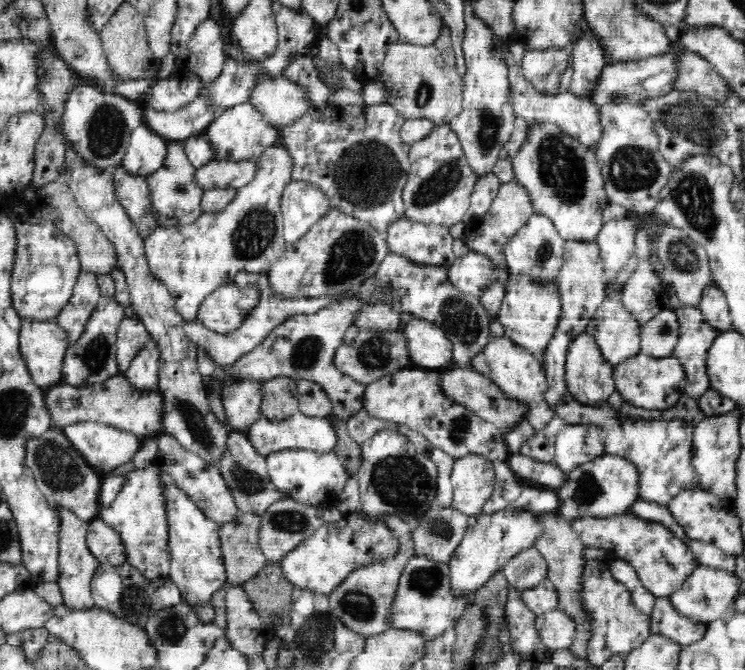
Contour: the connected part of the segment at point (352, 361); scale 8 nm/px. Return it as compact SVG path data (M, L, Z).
M400 314L401 327L393 332L379 333L376 331L360 331L360 334L354 339L354 342L344 342L335 352L332 364L340 372L344 372L352 377L356 382L367 385L386 374L392 374L400 369L406 369L410 364L409 352L407 349L407 340L405 337L405 327L413 319L411 314Z

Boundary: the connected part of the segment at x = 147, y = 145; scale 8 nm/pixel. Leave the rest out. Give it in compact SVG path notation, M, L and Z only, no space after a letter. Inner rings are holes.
M143 123L132 132L120 165L130 174L147 177L163 165L167 156L167 146L167 139L163 139Z

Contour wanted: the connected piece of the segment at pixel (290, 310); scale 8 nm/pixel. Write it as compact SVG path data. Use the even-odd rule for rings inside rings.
M240 271L234 277L233 282L236 287L245 287L246 285L258 286L258 302L256 302L256 306L252 308L252 312L244 318L242 326L235 332L220 334L206 329L197 319L185 321L184 331L188 338L196 343L197 347L202 345L202 347L206 349L208 357L212 357L212 361L216 362L216 376L218 373L223 373L224 367L237 361L243 354L250 352L255 346L258 346L266 336L270 335L272 330L284 322L286 318L290 318L290 316L294 316L294 314L314 314L314 312L322 310L324 306L330 306L332 302L336 302L336 298L342 298L342 294L299 299L278 297L276 293L266 290L265 283L267 281L268 275L266 275L266 273L256 274Z

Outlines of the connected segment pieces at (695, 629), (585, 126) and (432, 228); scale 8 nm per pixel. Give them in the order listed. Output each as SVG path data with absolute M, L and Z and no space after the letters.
M655 598L650 614L650 634L662 635L679 645L689 645L701 638L707 630L707 623L697 623L678 613L669 598Z
M511 40L504 41L502 44L505 64L509 71L509 91L512 99L513 113L525 126L549 124L558 126L569 137L576 137L582 144L596 144L600 140L603 132L601 129L601 115L599 107L594 106L588 97L578 97L570 92L555 96L542 95L533 88L533 85L526 81L523 76L521 63L525 48Z
M403 217L388 226L385 237L392 253L418 264L448 268L457 258L452 251L454 238L448 226Z

